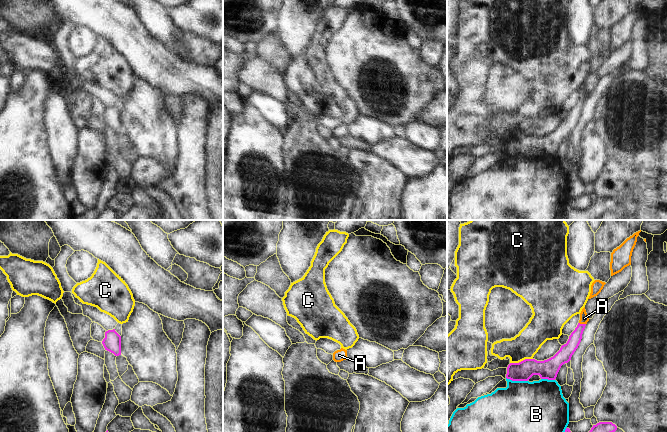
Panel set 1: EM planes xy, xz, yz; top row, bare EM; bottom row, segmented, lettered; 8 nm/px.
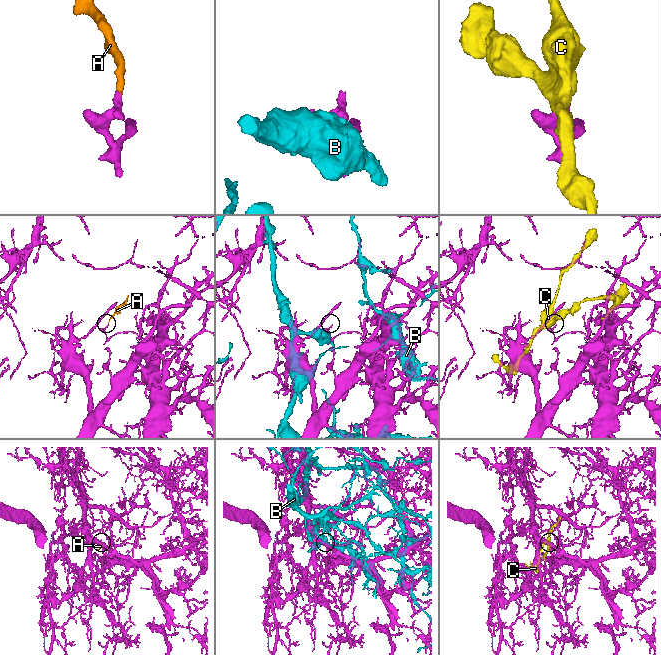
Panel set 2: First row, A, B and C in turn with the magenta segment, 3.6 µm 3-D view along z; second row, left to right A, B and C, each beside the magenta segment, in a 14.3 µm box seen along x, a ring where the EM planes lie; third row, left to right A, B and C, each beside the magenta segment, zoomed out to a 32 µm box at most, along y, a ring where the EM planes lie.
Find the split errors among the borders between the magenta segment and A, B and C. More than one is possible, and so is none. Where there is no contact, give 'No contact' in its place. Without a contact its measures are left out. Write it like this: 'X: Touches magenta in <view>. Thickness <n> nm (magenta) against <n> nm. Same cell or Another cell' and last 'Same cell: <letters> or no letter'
A: Touches magenta in yz. Thickness 110 nm (magenta) against 70 nm. Same cell
B: Touches magenta in yz. Thickness 160 nm (magenta) against 420 nm. Another cell
C: Touches magenta in yz. Thickness 160 nm (magenta) against 220 nm. Another cell
Same cell: A.

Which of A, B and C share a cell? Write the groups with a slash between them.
A / B / C

